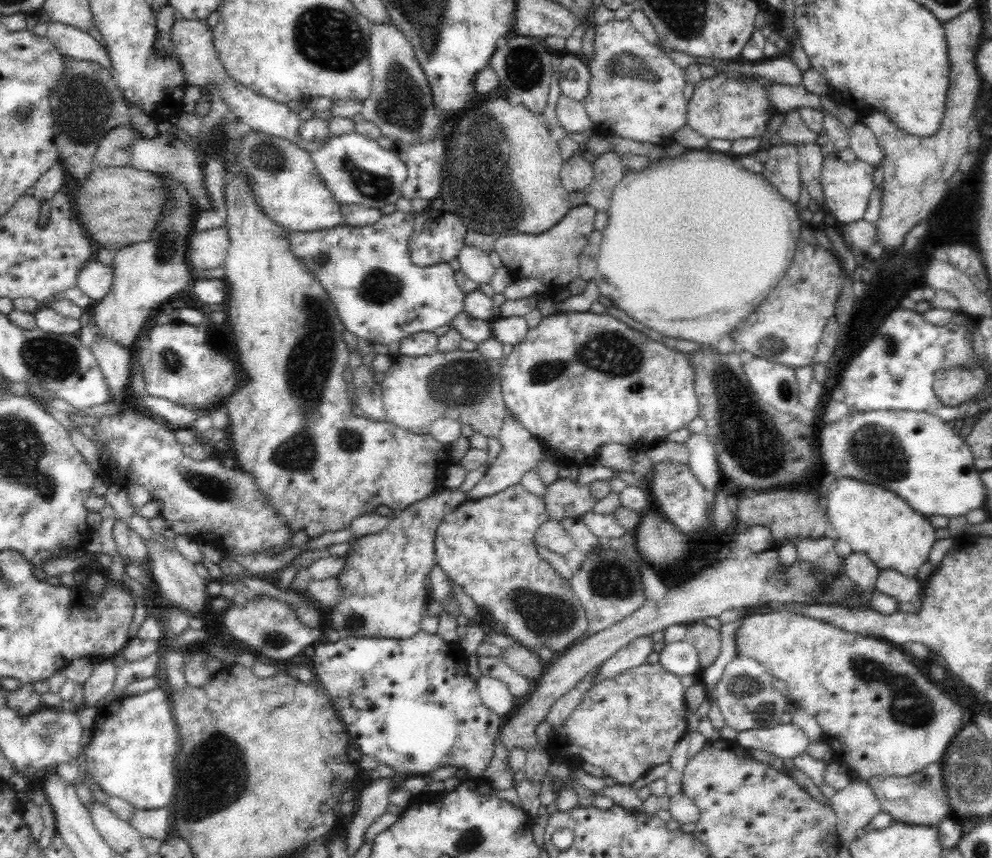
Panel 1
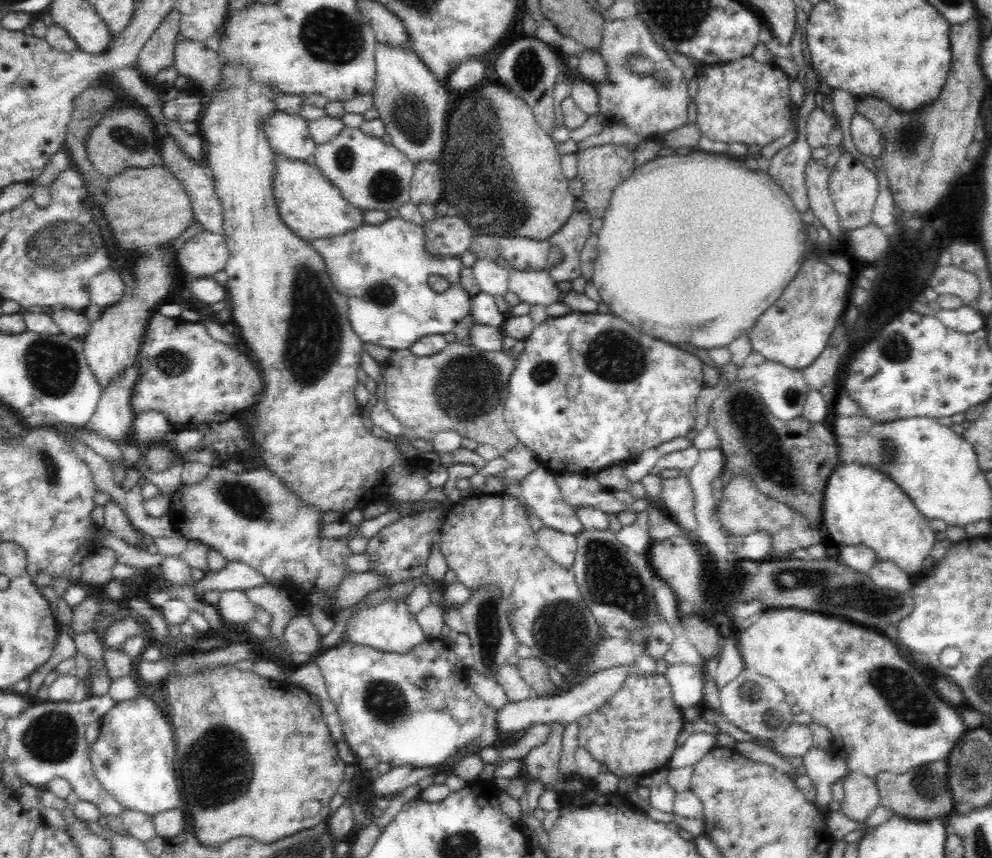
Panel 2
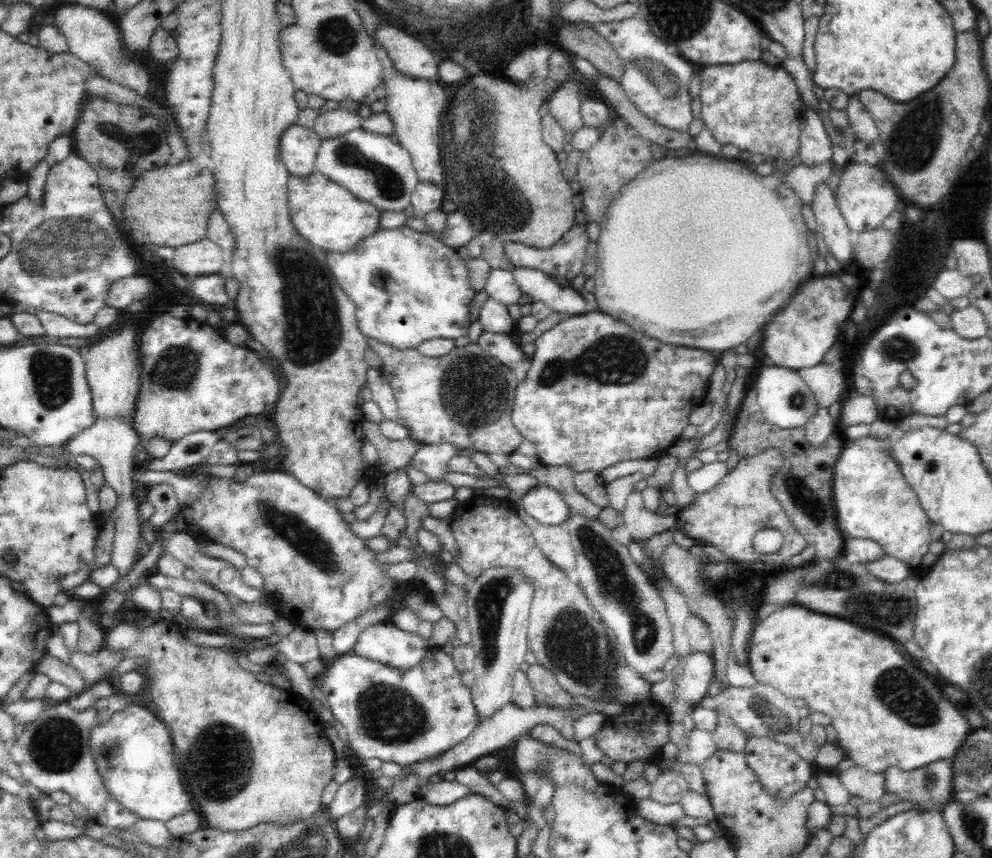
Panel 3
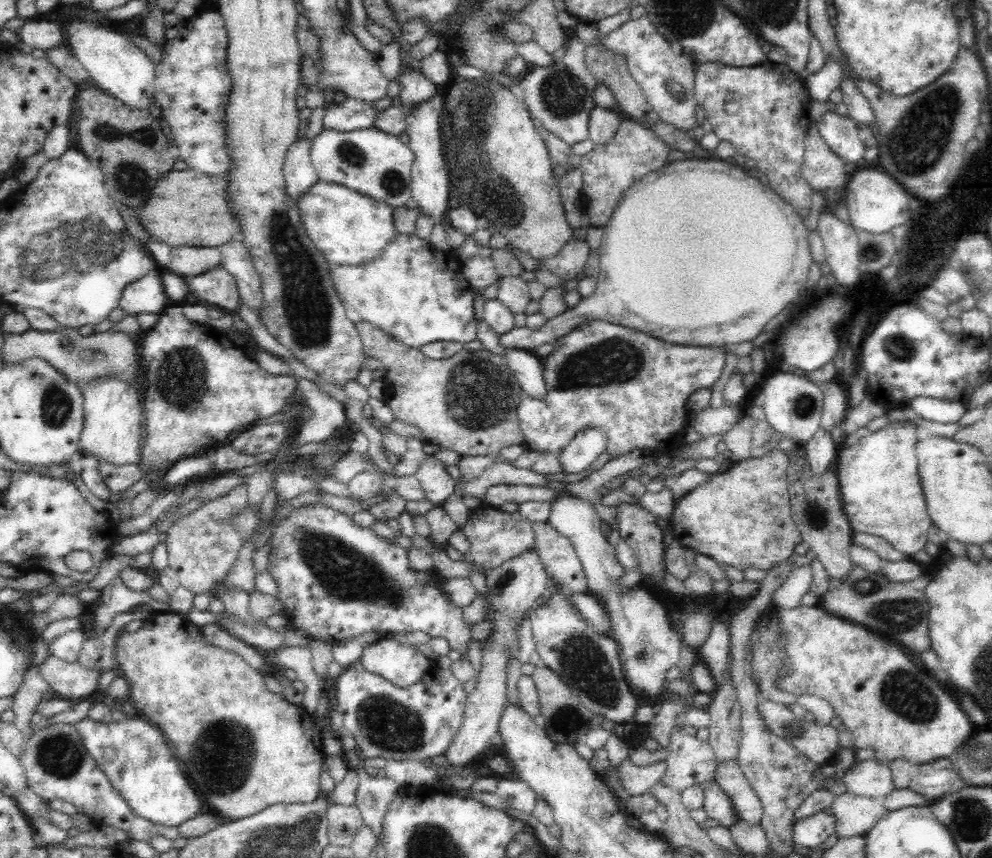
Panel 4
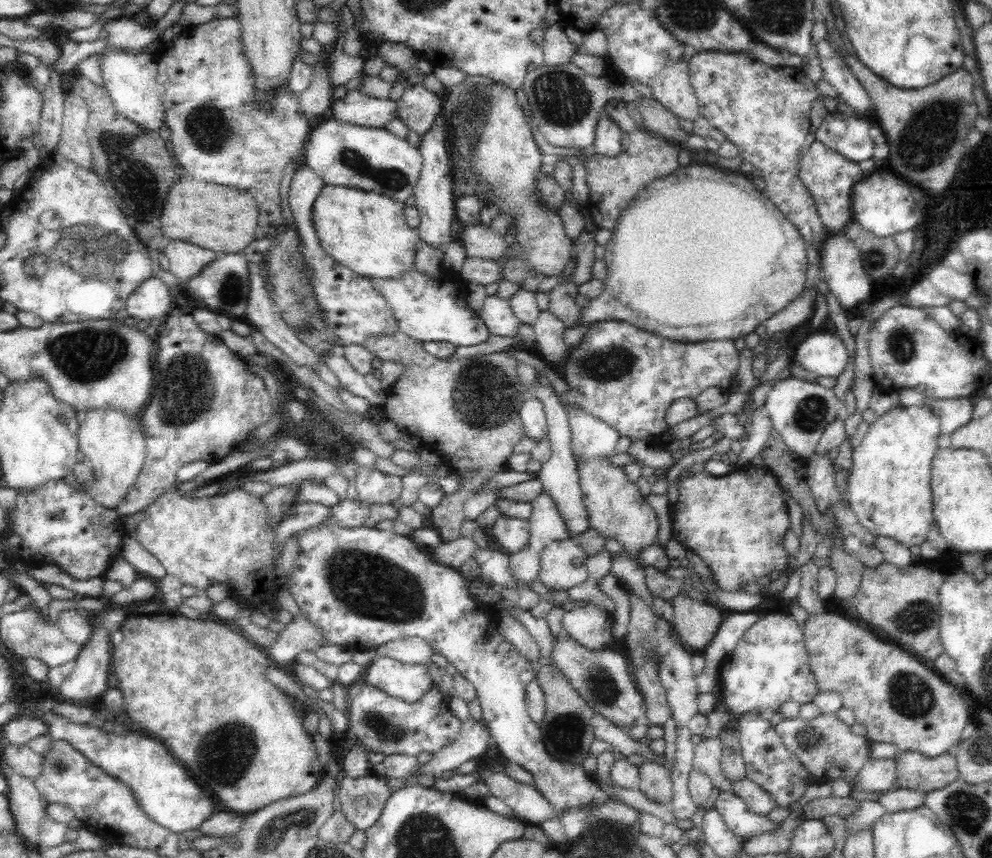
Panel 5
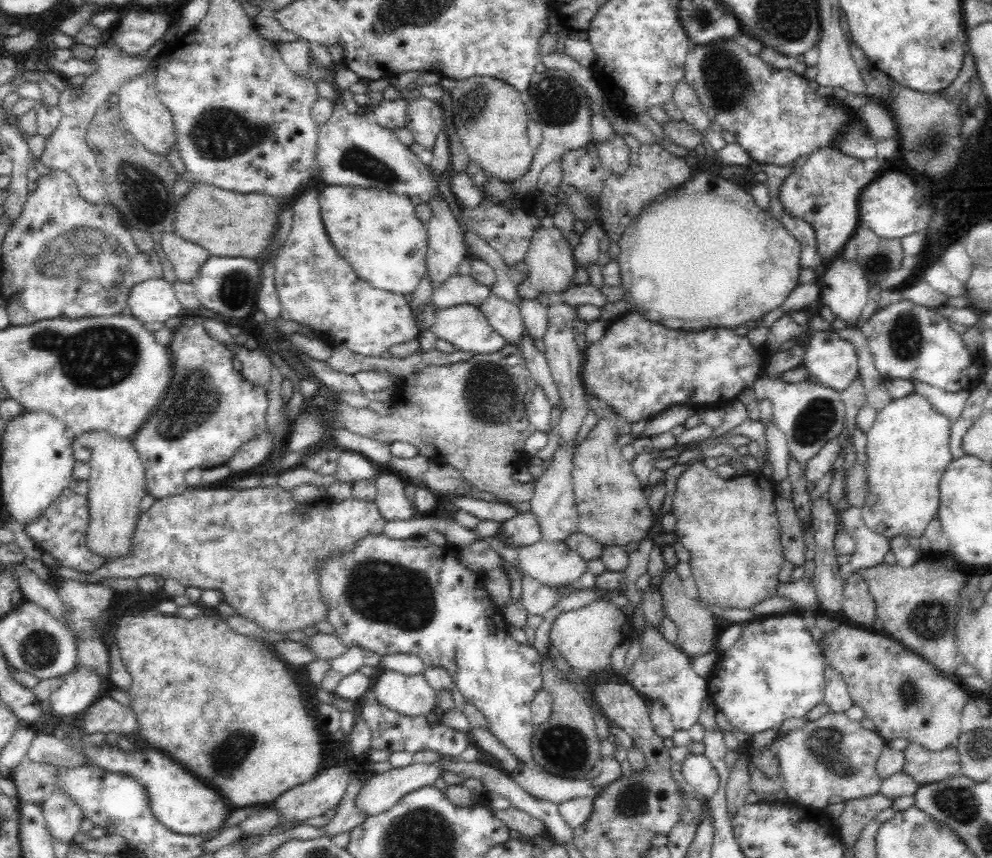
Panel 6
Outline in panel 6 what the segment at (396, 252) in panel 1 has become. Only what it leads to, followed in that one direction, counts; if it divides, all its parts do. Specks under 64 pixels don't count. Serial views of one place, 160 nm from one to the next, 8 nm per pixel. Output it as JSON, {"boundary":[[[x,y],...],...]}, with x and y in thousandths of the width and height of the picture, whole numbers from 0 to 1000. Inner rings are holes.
{"boundary":[[[433,352],[426,359],[424,367],[417,369],[418,379],[423,387],[429,383],[434,385],[442,394],[455,399],[460,406],[467,409],[474,409],[474,411],[483,414],[494,413],[502,410],[512,401],[511,396],[494,380],[490,367],[477,354],[463,354],[438,362],[435,352]]]}

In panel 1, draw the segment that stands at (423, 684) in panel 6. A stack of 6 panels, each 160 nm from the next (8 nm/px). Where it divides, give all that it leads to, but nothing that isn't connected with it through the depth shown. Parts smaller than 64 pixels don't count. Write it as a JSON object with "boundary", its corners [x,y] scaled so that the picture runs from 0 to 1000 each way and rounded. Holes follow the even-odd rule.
{"boundary":[[[461,570],[444,572],[439,577],[431,577],[425,583],[412,587],[406,596],[397,603],[383,621],[371,622],[357,628],[355,643],[351,646],[351,657],[341,674],[343,682],[349,686],[351,695],[343,706],[331,711],[330,720],[335,732],[343,737],[343,742],[373,742],[407,746],[424,735],[424,720],[432,699],[428,690],[428,674],[435,666],[440,656],[439,629],[442,612],[449,601],[462,592],[464,586],[472,583],[471,576]]]}

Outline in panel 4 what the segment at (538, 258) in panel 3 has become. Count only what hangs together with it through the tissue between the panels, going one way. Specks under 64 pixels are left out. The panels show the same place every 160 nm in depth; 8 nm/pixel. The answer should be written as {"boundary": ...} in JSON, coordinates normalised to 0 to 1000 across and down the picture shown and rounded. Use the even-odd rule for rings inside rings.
{"boundary":[[[577,276],[567,291],[557,300],[547,303],[548,312],[564,322],[566,326],[575,328],[590,314],[596,290],[591,283],[591,279],[581,279]]]}

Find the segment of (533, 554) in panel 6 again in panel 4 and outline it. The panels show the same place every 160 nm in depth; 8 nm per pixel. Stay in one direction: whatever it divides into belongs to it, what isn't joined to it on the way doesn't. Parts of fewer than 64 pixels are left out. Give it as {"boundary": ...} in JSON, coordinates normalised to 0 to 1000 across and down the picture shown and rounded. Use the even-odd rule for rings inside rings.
{"boundary":[[[538,608],[539,636],[553,677],[574,691],[590,691],[592,674],[581,639],[552,608]]]}

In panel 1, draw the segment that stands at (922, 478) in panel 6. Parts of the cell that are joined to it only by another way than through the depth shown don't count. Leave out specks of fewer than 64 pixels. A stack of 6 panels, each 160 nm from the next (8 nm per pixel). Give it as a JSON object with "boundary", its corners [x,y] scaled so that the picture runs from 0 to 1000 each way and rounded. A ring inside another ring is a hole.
{"boundary":[[[845,556],[834,564],[832,596],[836,605],[837,621],[844,628],[853,631],[860,643],[871,643],[885,663],[902,663],[907,669],[923,672],[927,661],[936,653],[936,643],[945,631],[940,611],[926,597],[923,597],[908,578],[900,571],[869,562],[863,557]]]}

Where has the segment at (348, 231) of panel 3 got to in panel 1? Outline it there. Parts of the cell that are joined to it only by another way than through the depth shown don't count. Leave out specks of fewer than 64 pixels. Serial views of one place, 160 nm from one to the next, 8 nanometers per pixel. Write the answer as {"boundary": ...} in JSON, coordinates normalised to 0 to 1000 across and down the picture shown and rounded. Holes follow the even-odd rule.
{"boundary":[[[254,152],[245,159],[241,168],[241,189],[252,204],[262,242],[288,268],[315,270],[345,263],[345,238],[337,233],[310,176],[288,162]]]}

